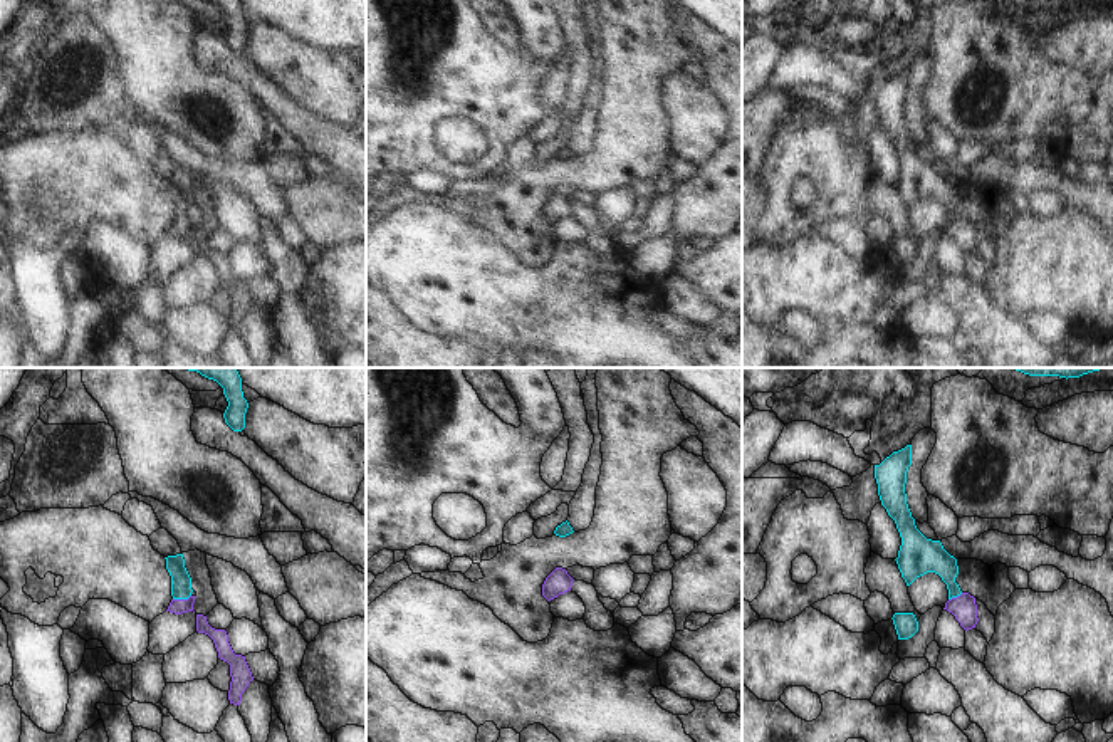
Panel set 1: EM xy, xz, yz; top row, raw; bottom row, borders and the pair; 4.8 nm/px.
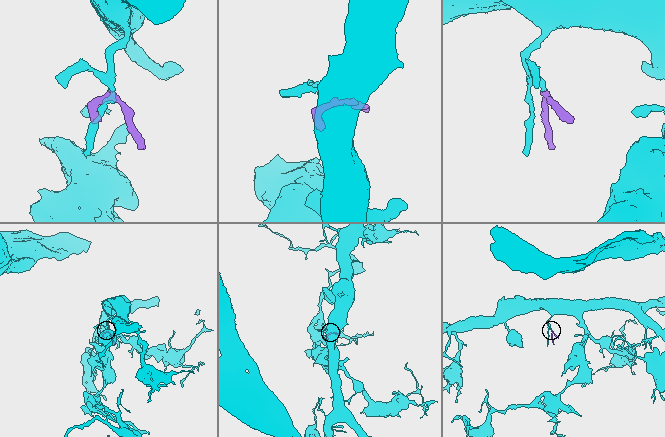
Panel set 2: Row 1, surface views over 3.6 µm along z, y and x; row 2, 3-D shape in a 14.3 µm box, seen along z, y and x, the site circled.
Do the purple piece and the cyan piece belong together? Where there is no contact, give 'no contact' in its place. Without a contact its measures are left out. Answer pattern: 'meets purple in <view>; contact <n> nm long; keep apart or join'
meets purple in xy; contact 90 nm long; join

